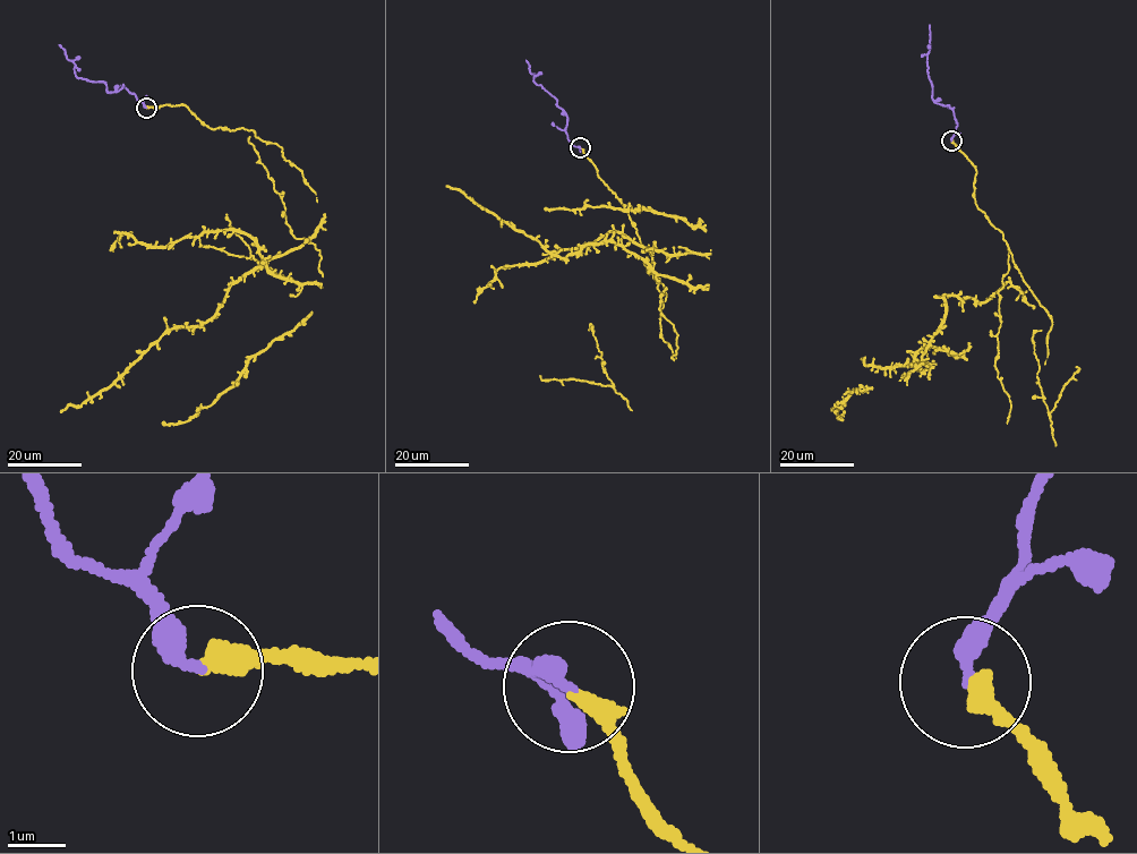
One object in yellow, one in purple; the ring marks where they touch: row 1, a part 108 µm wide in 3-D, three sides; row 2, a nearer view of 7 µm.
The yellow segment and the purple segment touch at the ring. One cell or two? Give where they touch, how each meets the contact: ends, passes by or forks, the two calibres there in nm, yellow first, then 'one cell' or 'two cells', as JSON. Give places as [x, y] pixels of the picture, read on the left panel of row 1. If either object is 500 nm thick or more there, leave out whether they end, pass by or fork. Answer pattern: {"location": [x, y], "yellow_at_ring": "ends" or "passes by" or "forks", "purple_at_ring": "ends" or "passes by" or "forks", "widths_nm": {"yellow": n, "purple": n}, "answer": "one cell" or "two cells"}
{"location": [146, 108], "yellow_at_ring": "ends", "purple_at_ring": "ends", "widths_nm": {"yellow": 360, "purple": 320}, "answer": "one cell"}

